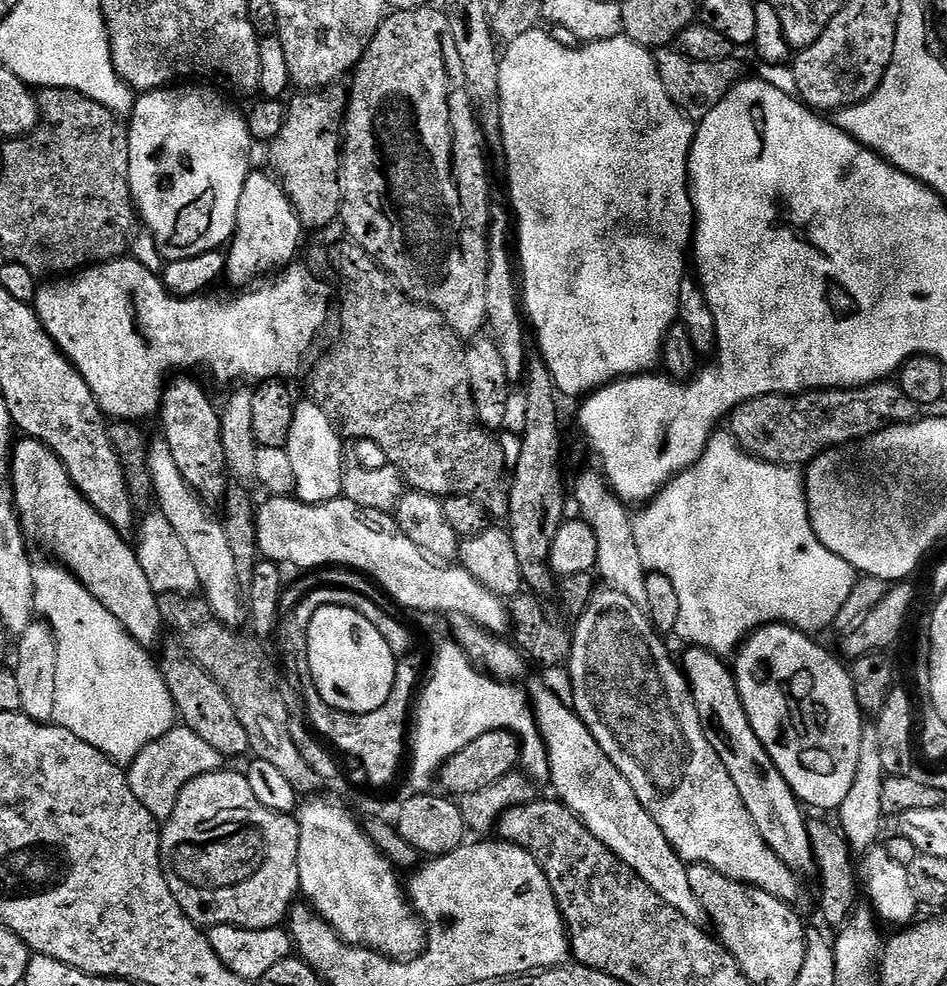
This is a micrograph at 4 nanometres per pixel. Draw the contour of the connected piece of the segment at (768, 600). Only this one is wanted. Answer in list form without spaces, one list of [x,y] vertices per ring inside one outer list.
[[[717,430],[712,433],[710,442],[696,464],[691,464],[689,468],[671,480],[671,482],[659,493],[652,496],[643,505],[644,508],[639,513],[633,515],[632,525],[634,526],[634,543],[638,546],[638,554],[642,558],[642,566],[648,572],[658,572],[666,574],[670,578],[670,583],[674,585],[674,590],[678,593],[678,622],[676,623],[675,635],[681,636],[685,640],[685,645],[694,648],[705,648],[708,652],[713,652],[715,656],[721,658],[735,657],[739,652],[741,644],[752,635],[758,628],[766,624],[789,624],[792,628],[797,628],[799,632],[817,634],[823,628],[828,628],[840,616],[840,611],[848,604],[848,599],[852,596],[852,591],[856,588],[858,573],[838,554],[826,550],[814,534],[814,526],[810,522],[808,513],[808,493],[804,490],[804,476],[795,467],[783,464],[771,464],[765,460],[751,456],[741,448],[740,443],[732,437],[731,431]]]

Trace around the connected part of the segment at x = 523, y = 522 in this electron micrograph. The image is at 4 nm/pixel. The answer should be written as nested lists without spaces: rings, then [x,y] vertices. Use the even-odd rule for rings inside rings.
[[[539,351],[528,353],[526,375],[522,381],[524,387],[524,433],[520,436],[520,453],[516,456],[516,473],[512,476],[512,489],[508,492],[508,524],[506,531],[512,535],[514,555],[518,558],[518,566],[522,566],[522,578],[527,591],[548,598],[557,591],[558,580],[550,564],[550,550],[554,546],[554,538],[560,525],[566,519],[564,513],[564,472],[560,469],[560,459],[564,456],[564,432],[560,429],[560,404],[556,383],[540,357]]]

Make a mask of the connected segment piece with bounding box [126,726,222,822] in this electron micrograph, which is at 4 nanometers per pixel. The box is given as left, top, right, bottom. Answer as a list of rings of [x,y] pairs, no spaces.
[[[183,726],[171,728],[165,736],[150,742],[140,751],[132,763],[127,765],[128,785],[134,790],[134,796],[150,810],[157,822],[163,822],[172,815],[178,798],[185,786],[202,774],[219,772],[222,768],[220,752],[210,746],[210,742],[194,734],[194,730]]]

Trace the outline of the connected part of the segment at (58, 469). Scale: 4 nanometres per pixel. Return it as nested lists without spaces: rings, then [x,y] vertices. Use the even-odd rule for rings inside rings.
[[[20,438],[15,441],[10,461],[10,475],[12,477],[12,493],[16,499],[16,511],[20,514],[20,527],[29,541],[37,540],[44,544],[48,552],[53,552],[55,559],[67,568],[79,580],[114,618],[118,618],[120,625],[125,628],[144,648],[155,649],[160,640],[160,631],[165,631],[166,621],[160,613],[160,598],[146,579],[142,571],[142,562],[138,562],[136,549],[131,543],[127,544],[125,537],[74,486],[66,466],[50,451],[46,445],[31,438]]]

